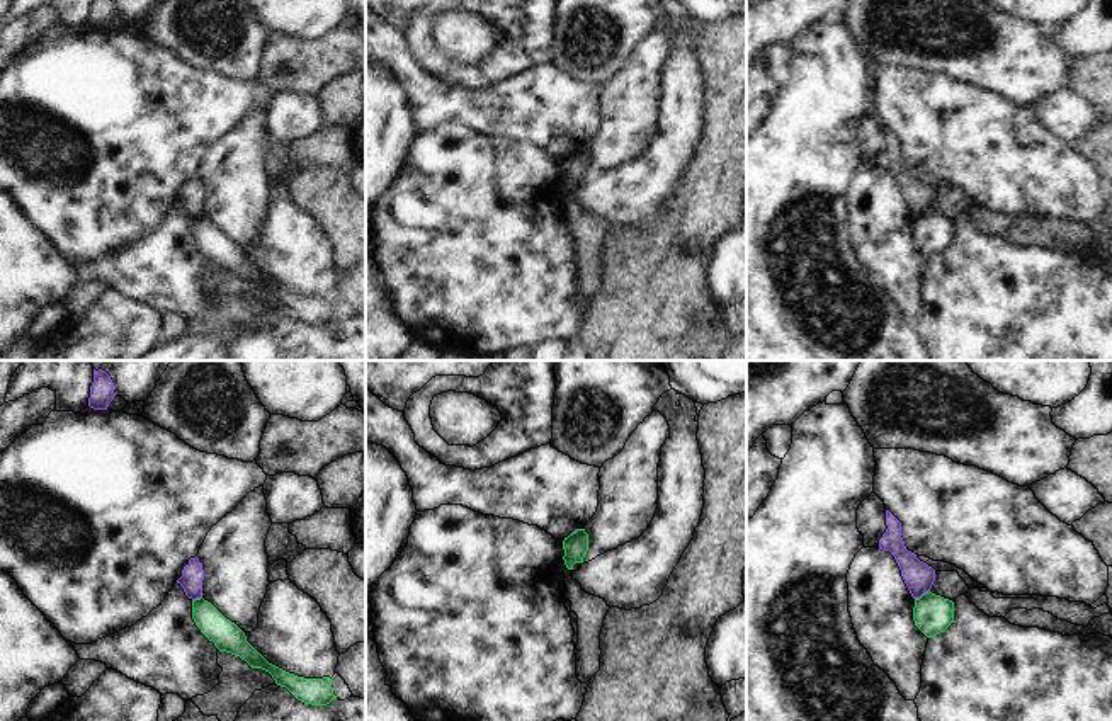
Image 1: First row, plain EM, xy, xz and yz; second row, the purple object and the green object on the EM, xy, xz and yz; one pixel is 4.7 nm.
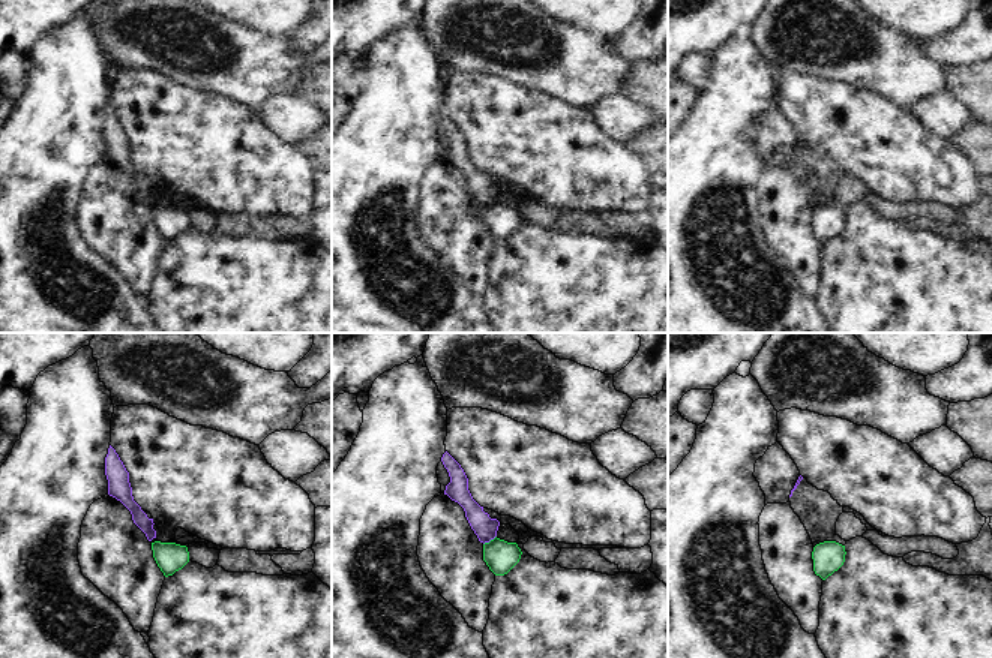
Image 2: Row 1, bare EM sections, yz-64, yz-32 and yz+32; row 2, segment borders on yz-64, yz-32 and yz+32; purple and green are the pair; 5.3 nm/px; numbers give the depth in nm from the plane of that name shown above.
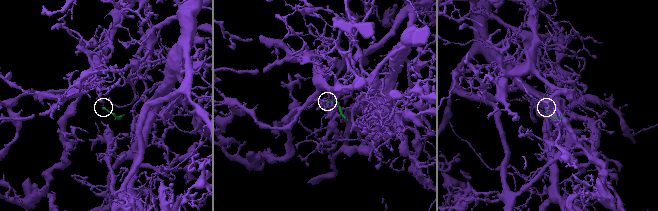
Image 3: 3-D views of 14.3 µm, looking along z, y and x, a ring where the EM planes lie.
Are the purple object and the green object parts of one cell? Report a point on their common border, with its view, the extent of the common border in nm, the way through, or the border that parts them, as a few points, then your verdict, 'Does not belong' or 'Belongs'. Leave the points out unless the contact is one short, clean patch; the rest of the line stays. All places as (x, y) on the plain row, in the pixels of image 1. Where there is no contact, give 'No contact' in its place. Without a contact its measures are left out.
Touches purple at yz (922, 213). Shared border 90 nm. Boundary: yz (929, 208), (915, 218). Does not belong.

